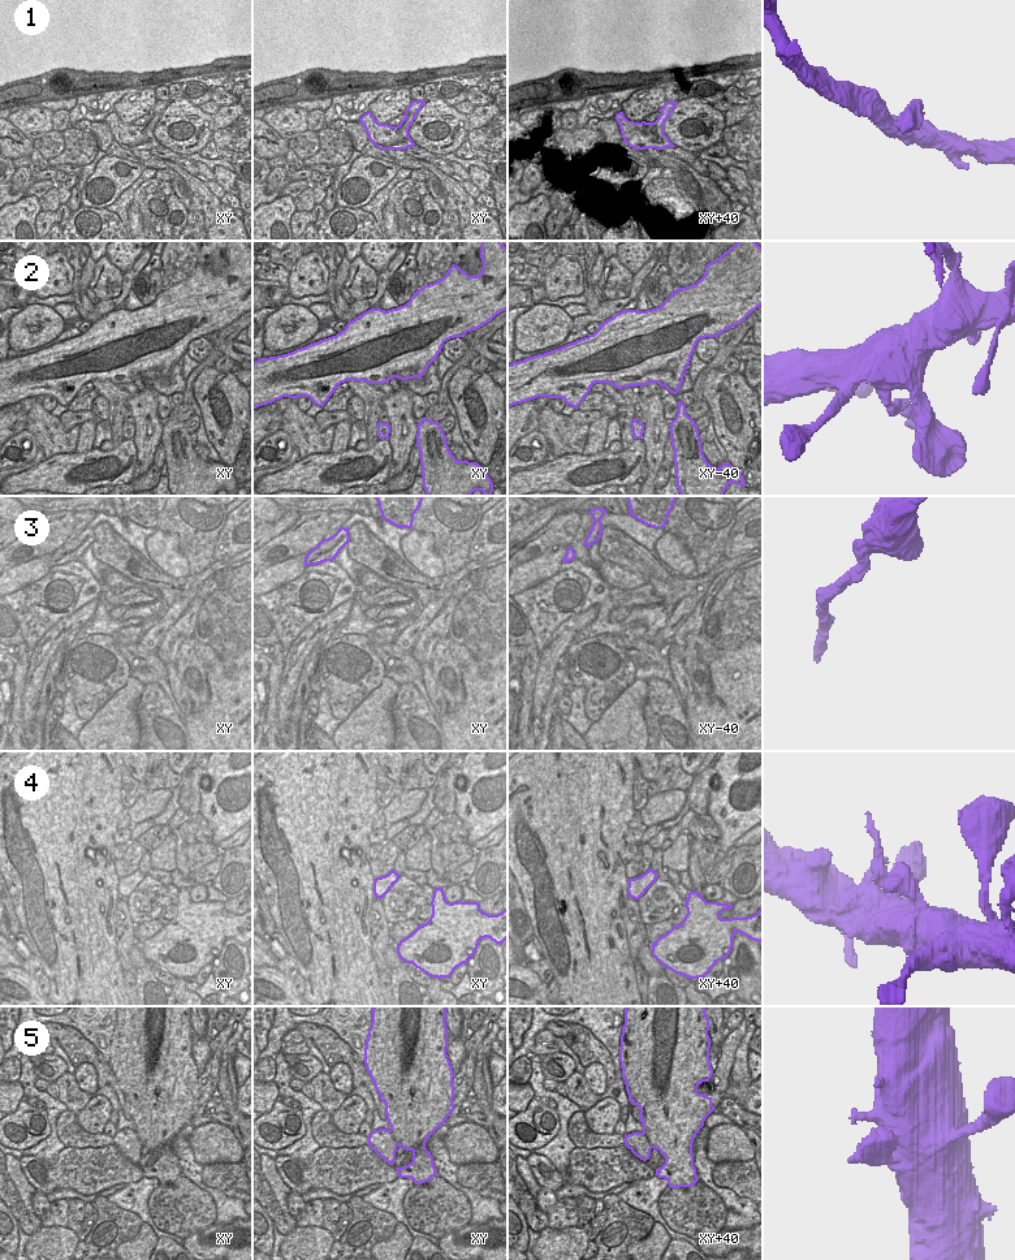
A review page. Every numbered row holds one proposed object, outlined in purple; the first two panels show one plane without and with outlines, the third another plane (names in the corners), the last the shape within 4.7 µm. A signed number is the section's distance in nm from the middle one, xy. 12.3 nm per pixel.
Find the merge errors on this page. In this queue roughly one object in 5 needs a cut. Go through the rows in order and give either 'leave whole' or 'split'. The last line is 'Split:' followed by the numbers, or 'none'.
1: leave whole
2: leave whole
3: leave whole
4: leave whole
5: leave whole
Split: none

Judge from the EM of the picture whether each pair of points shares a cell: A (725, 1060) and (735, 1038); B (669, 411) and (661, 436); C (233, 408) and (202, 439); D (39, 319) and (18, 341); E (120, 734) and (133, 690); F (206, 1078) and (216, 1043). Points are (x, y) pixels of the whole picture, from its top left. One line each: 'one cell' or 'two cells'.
A: one cell
B: two cells
C: two cells
D: one cell
E: one cell
F: one cell

